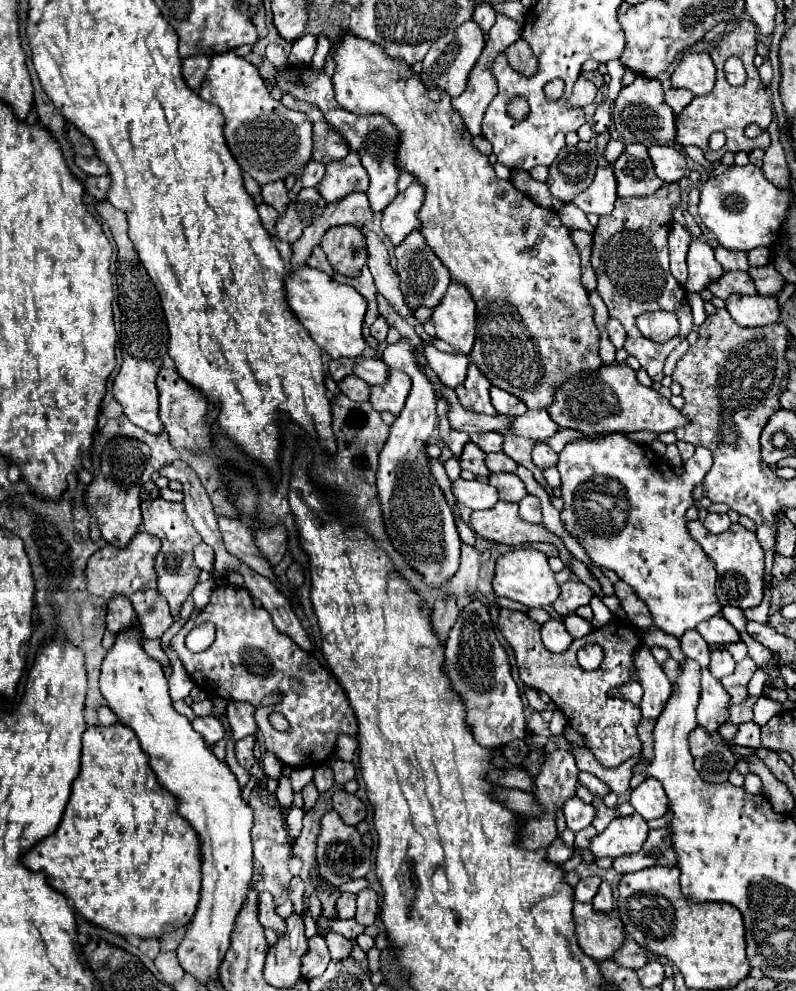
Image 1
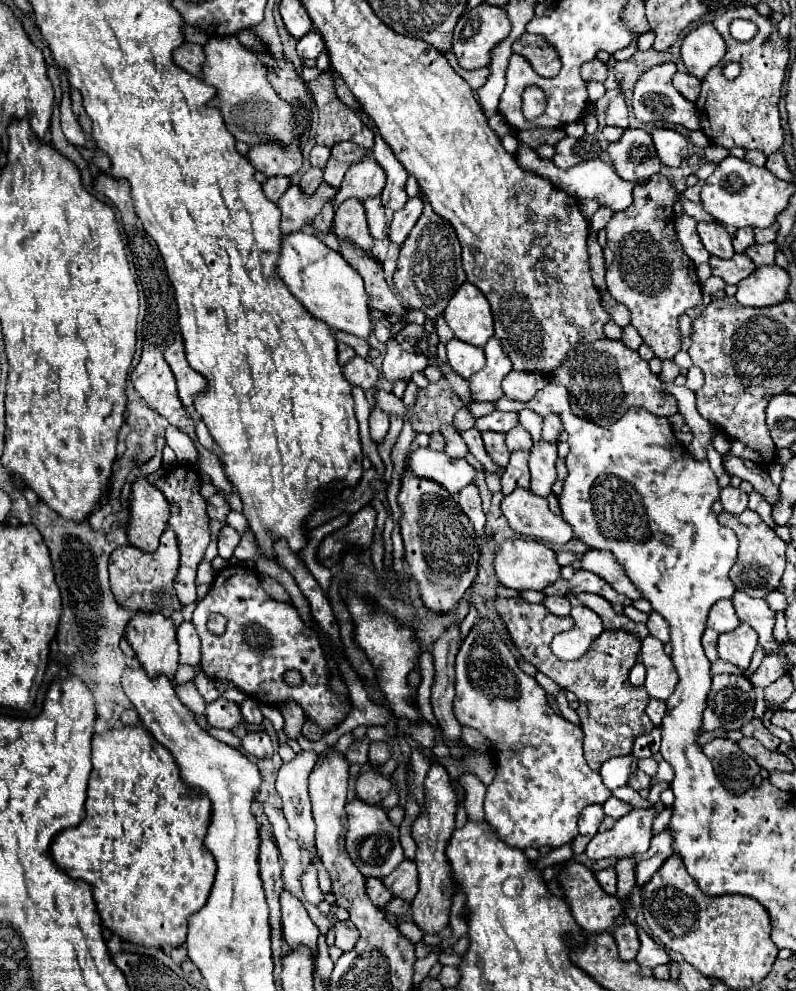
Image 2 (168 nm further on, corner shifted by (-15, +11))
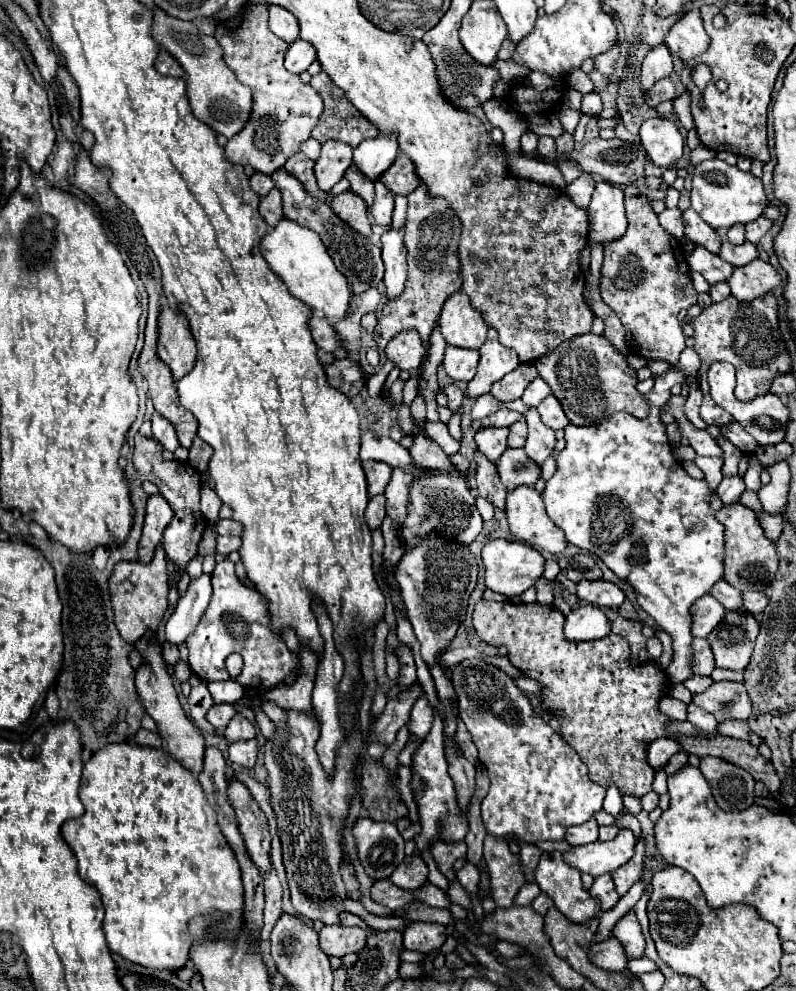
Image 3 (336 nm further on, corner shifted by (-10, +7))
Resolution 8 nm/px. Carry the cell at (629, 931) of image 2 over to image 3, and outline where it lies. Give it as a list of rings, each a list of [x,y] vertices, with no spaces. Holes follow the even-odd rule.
[[[614,938],[592,944],[592,948],[588,950],[588,960],[594,966],[598,966],[602,970],[612,970],[612,972],[622,972],[628,962],[624,948],[618,946],[618,940],[614,940]]]

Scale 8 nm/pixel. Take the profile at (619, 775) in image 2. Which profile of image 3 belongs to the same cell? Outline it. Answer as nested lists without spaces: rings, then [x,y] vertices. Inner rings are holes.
[[[612,784],[608,790],[606,790],[606,798],[604,798],[604,810],[612,816],[618,816],[622,810],[624,810],[624,804],[622,804],[622,796],[618,792],[618,788]]]

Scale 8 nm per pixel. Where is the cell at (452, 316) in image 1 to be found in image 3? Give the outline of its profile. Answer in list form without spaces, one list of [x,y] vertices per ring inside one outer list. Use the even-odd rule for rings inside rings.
[[[460,290],[454,292],[440,314],[440,330],[450,346],[480,348],[486,340],[486,322],[480,310],[470,304],[470,298]]]

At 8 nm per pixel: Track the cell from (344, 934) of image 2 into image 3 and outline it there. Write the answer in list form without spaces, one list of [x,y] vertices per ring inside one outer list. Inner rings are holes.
[[[324,926],[320,930],[320,946],[324,954],[342,958],[350,952],[359,952],[366,946],[366,932],[362,928]]]

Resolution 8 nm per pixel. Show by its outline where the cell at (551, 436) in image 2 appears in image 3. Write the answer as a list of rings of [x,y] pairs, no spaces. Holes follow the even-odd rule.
[[[554,394],[546,396],[540,404],[538,404],[538,412],[542,416],[542,422],[546,426],[550,426],[552,430],[558,430],[558,428],[566,428],[570,422],[566,420],[566,414],[562,412],[562,406],[558,404],[558,400],[554,398]]]

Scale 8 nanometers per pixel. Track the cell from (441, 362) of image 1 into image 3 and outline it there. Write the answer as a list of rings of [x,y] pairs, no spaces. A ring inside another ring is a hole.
[[[446,346],[444,354],[444,370],[456,382],[470,382],[476,374],[478,350],[464,350],[458,346]]]

